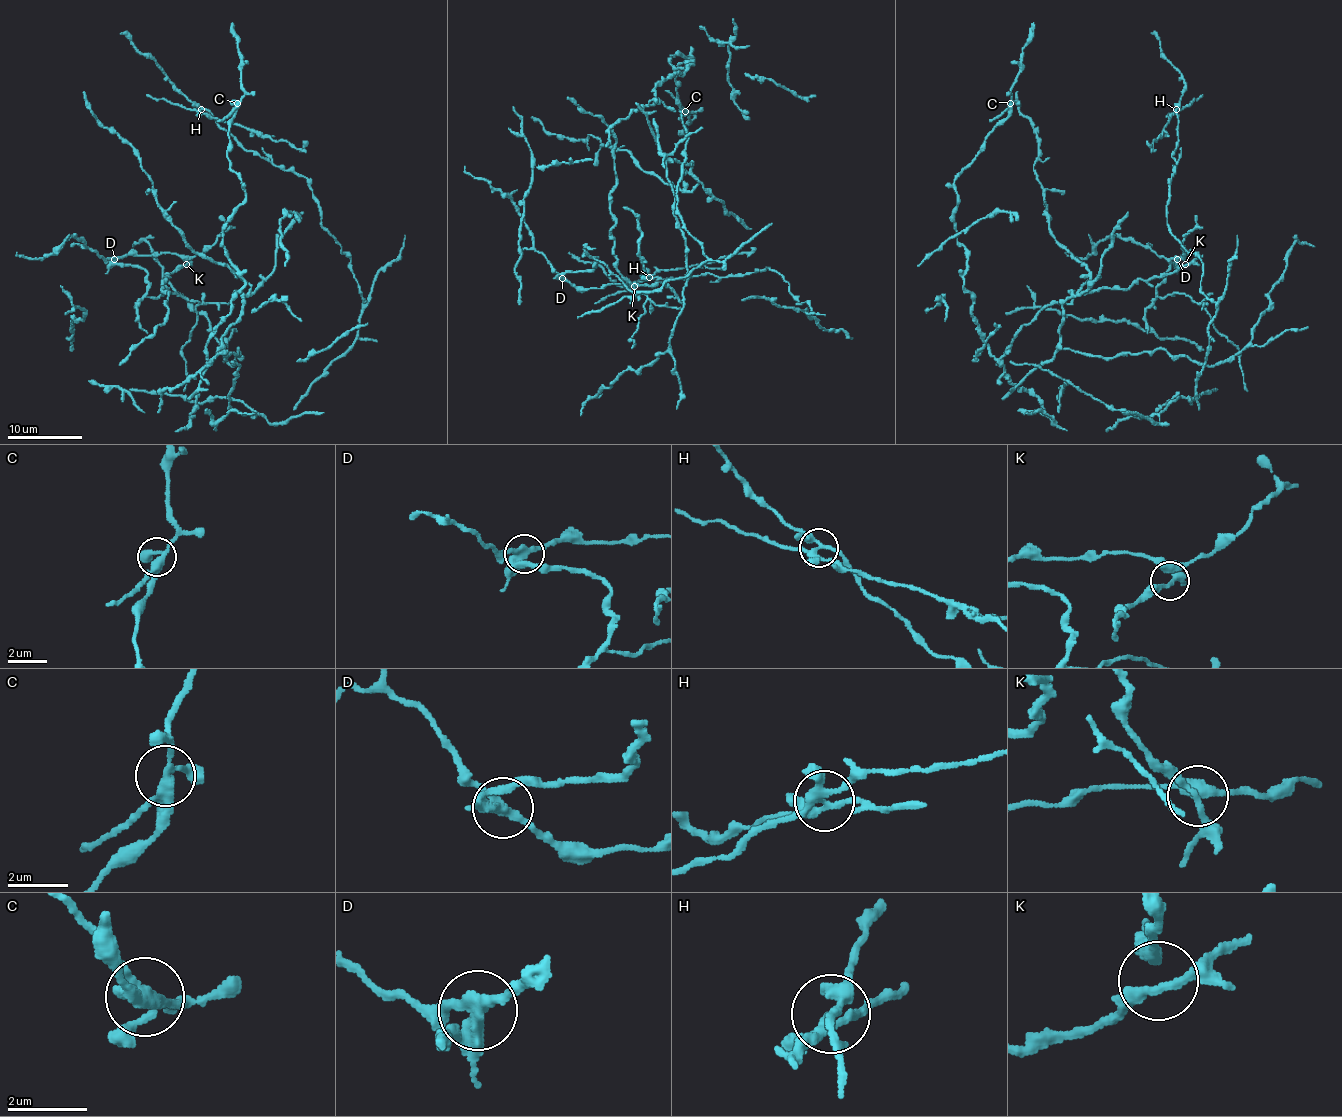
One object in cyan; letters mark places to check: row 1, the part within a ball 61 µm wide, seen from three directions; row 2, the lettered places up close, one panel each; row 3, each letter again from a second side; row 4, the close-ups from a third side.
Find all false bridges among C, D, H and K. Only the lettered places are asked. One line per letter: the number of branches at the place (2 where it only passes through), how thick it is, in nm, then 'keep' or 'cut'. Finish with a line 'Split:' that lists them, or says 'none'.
C: branches 4; calibre 300 nm; keep
D: branches 4; calibre 340 nm; cut
H: branches 5; calibre 280 nm; cut
K: branches 4; calibre 240 nm; keep
Split: D, H

